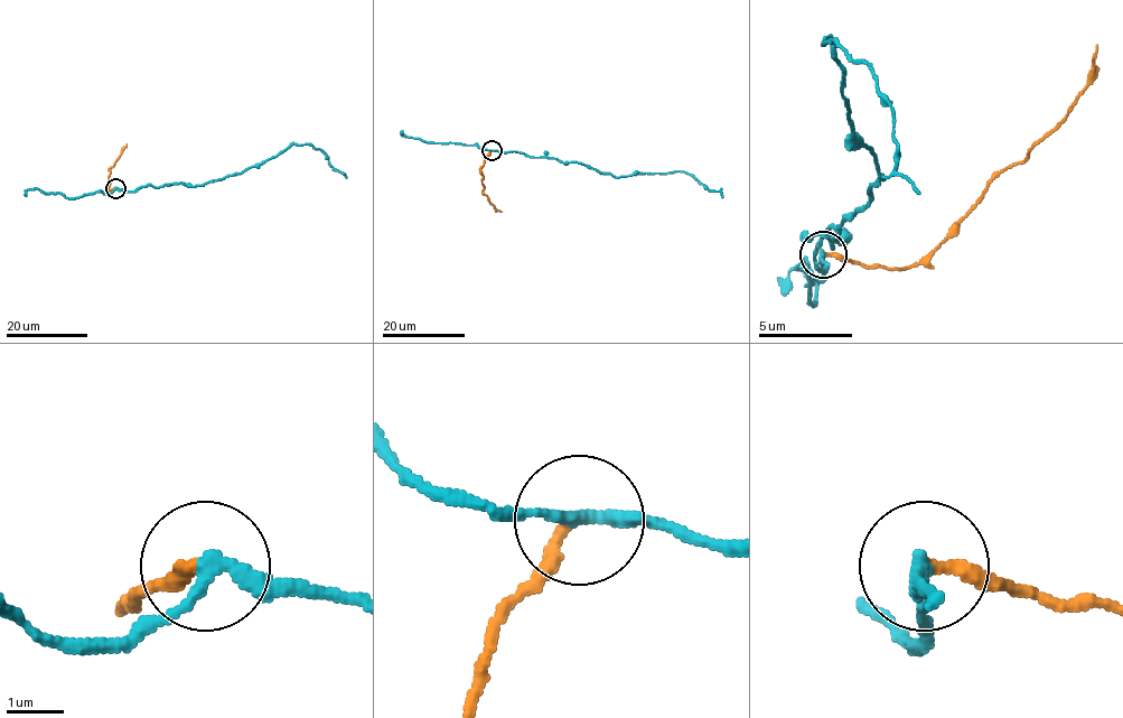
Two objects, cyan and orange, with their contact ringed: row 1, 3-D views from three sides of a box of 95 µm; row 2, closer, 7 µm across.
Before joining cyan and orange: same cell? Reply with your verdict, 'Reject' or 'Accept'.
Reject

